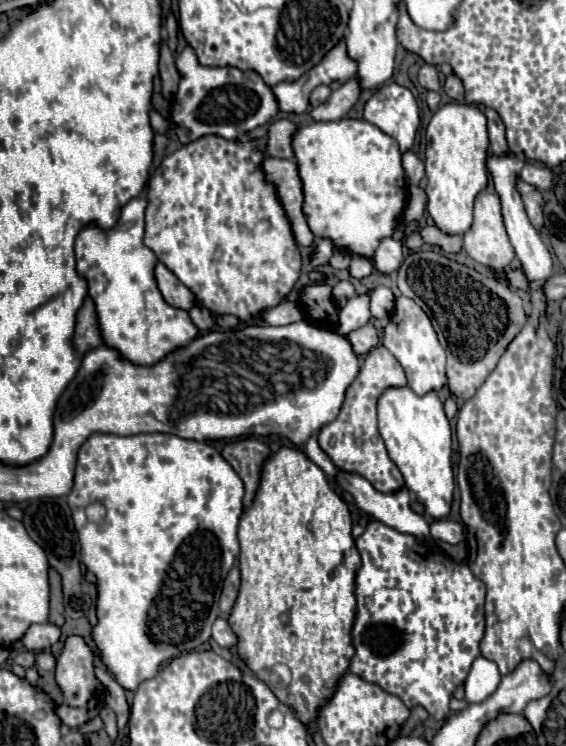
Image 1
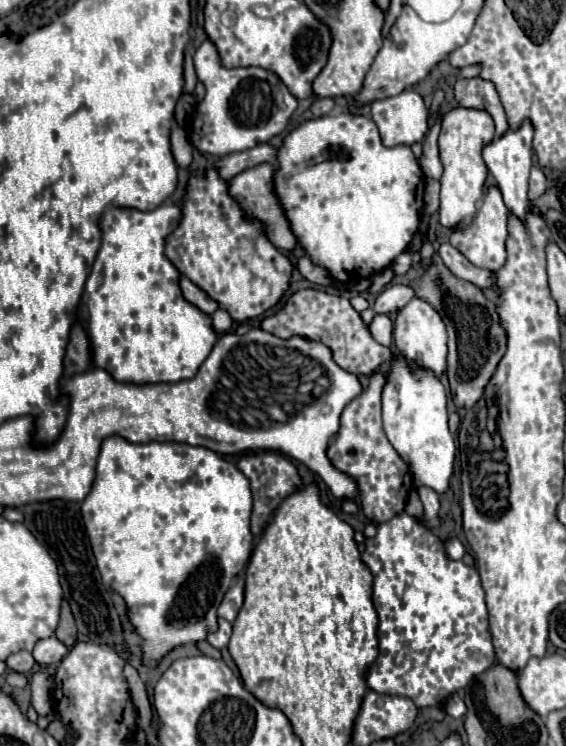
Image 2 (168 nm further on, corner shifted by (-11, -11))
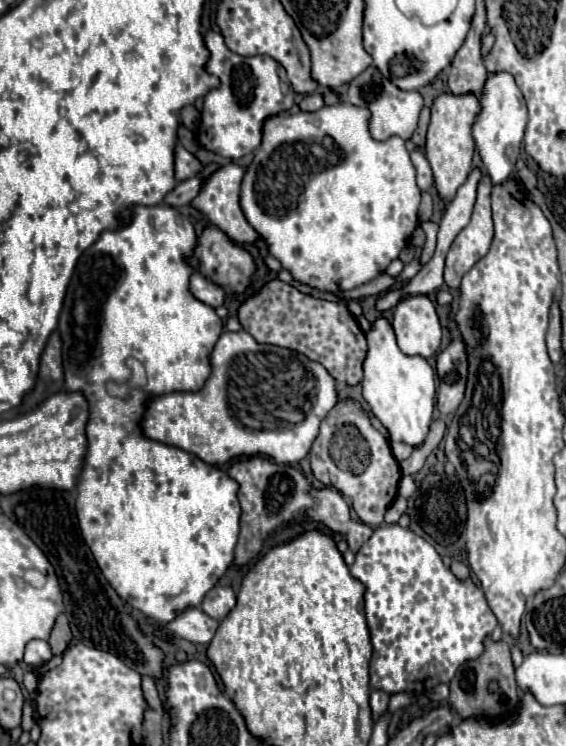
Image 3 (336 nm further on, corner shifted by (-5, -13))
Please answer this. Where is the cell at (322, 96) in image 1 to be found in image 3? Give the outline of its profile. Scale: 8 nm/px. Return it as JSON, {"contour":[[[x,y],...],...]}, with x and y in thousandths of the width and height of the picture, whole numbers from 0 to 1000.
{"contour":[[[562,125],[537,127],[537,133],[530,135],[534,149],[562,149],[569,141],[572,141],[572,135],[569,135],[569,127],[562,127]]]}

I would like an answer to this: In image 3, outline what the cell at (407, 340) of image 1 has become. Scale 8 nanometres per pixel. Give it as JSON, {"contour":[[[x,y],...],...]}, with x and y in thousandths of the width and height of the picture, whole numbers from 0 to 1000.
{"contour":[[[724,395],[696,414],[693,438],[703,465],[721,476],[760,479],[777,465],[781,438],[763,403],[753,395]]]}

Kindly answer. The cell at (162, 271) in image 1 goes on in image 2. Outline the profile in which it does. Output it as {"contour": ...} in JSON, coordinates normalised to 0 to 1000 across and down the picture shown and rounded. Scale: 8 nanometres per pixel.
{"contour":[[[318,371],[318,387],[322,387],[325,401],[329,401],[332,406],[346,409],[357,420],[375,422],[375,420],[385,414],[385,406],[382,406],[382,403],[375,403],[360,390],[353,390],[353,387],[336,377],[336,374]]]}

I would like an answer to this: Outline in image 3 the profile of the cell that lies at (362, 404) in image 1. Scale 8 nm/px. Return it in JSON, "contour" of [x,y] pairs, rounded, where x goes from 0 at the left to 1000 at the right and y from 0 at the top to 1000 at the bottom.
{"contour":[[[604,535],[565,570],[565,583],[548,605],[551,634],[572,650],[597,655],[622,669],[636,698],[668,706],[678,701],[678,685],[703,661],[707,623],[689,605],[689,594],[654,567],[650,554],[625,535]]]}

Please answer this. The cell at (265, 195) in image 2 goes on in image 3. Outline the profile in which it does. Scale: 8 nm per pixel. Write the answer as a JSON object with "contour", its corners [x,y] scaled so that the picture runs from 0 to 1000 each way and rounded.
{"contour":[[[403,218],[385,224],[367,240],[360,240],[353,259],[339,267],[339,277],[360,286],[371,299],[378,299],[385,307],[392,307],[410,323],[417,326],[449,326],[456,320],[456,312],[438,302],[428,280],[424,280],[424,243],[431,237],[431,227],[420,224],[417,218]]]}

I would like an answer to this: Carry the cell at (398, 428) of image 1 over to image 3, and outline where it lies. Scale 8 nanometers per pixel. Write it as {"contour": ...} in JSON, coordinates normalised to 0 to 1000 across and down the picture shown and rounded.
{"contour":[[[668,425],[647,444],[650,471],[640,487],[640,529],[657,554],[689,578],[693,591],[714,591],[728,599],[742,599],[760,575],[767,554],[767,497],[742,476],[717,476],[700,462],[700,452],[686,428]]]}

